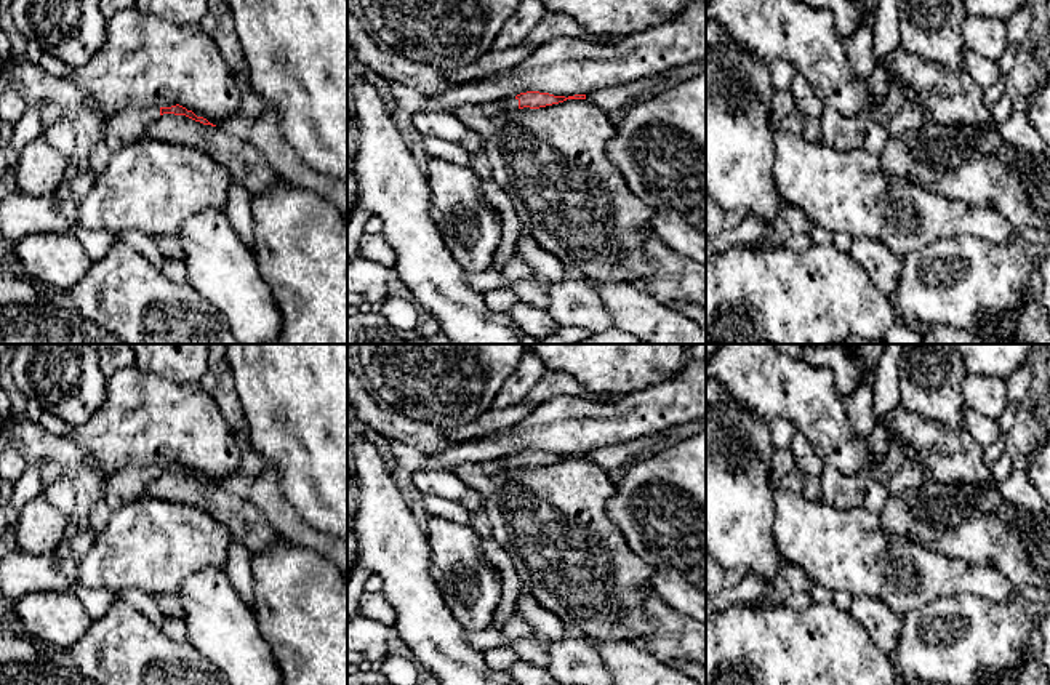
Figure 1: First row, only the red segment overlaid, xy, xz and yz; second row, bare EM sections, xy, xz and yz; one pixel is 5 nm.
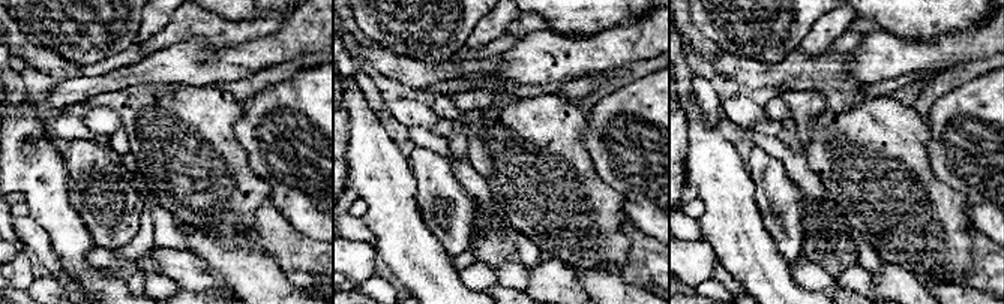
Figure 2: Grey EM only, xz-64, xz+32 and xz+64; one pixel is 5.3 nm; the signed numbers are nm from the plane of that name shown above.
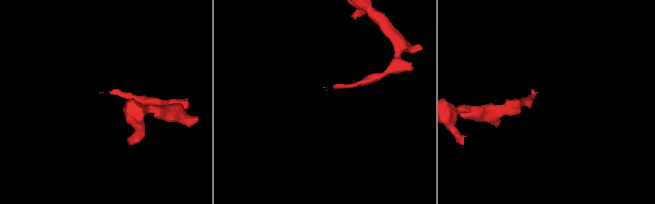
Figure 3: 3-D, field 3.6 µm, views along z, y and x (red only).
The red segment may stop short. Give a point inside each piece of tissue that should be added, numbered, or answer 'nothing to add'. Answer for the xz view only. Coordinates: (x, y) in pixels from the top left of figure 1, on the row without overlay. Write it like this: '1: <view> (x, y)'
1: xz (509, 463)

